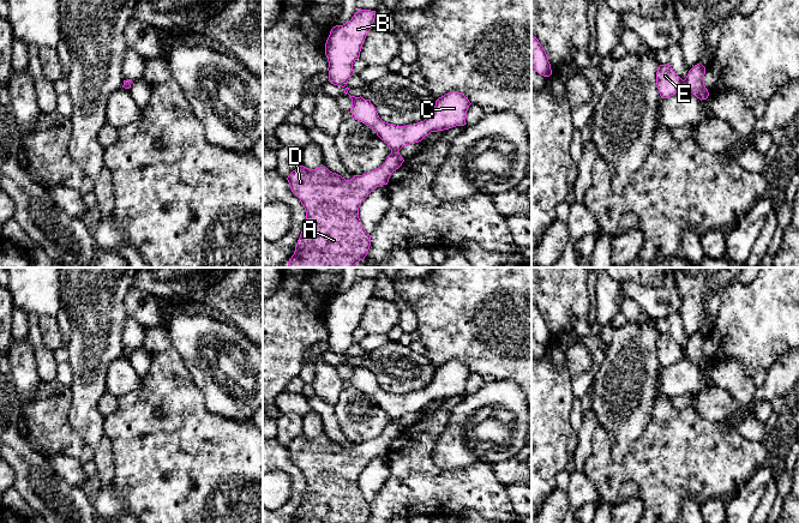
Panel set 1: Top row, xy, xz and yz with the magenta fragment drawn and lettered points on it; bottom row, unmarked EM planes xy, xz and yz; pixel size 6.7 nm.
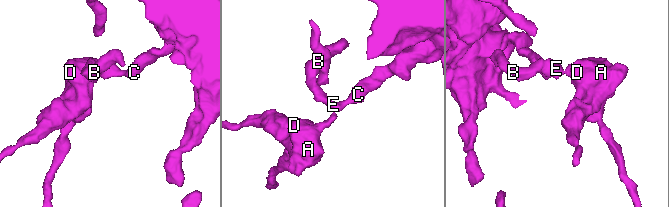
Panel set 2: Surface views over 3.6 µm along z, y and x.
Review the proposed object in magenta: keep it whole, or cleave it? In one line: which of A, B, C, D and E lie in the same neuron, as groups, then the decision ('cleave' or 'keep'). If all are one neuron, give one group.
A D / B C E | cleave

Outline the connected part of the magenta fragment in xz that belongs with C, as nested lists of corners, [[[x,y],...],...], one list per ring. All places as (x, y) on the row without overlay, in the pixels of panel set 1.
[[[450,360],[435,369],[433,380],[415,393],[396,395],[383,390],[370,368],[352,367],[352,386],[370,395],[391,420],[421,410],[431,401],[464,395],[467,379],[471,373],[463,362]]]

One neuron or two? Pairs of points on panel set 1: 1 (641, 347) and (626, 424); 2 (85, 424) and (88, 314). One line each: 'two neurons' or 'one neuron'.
1: one neuron
2: one neuron

